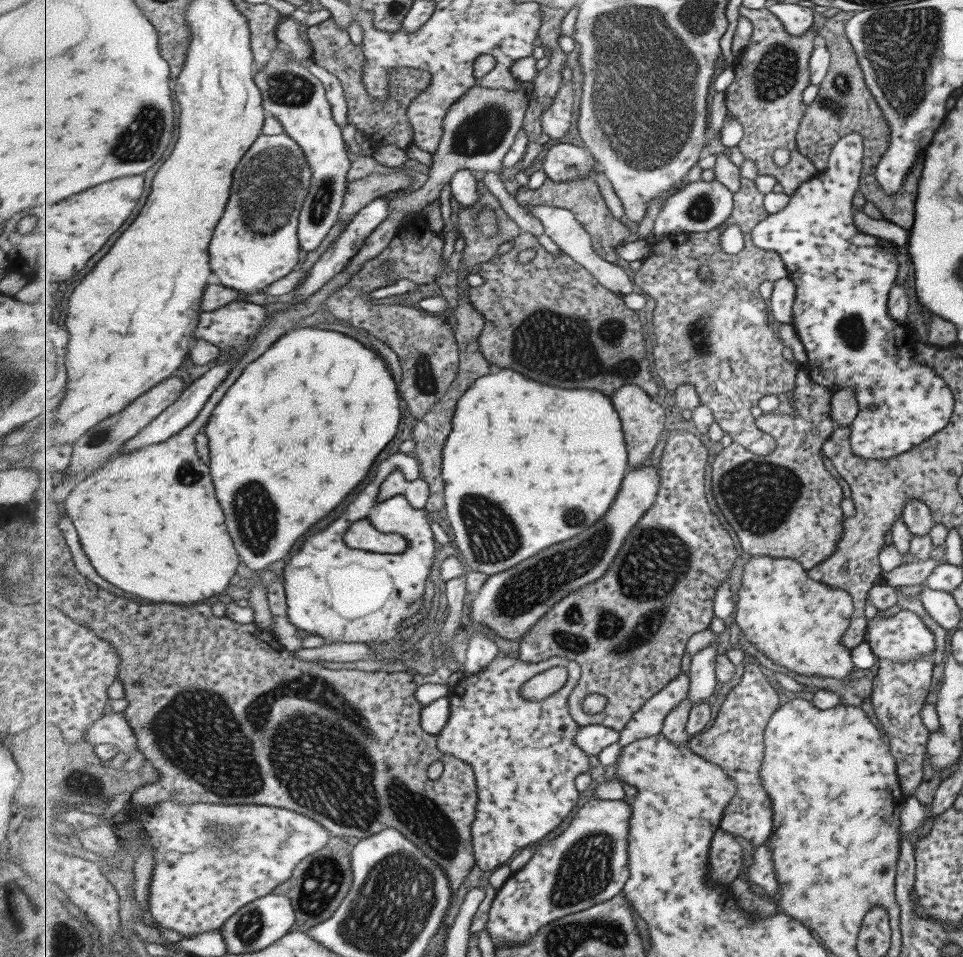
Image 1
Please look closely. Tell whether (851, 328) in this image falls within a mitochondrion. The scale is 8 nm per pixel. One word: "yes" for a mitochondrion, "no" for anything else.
yes

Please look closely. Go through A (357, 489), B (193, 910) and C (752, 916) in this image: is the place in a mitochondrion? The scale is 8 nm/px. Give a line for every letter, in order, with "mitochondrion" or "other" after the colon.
A: other
B: other
C: other

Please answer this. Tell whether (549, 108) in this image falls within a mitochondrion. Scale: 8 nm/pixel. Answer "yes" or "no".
no

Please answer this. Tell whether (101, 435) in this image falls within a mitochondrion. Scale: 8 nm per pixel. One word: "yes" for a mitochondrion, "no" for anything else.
yes

